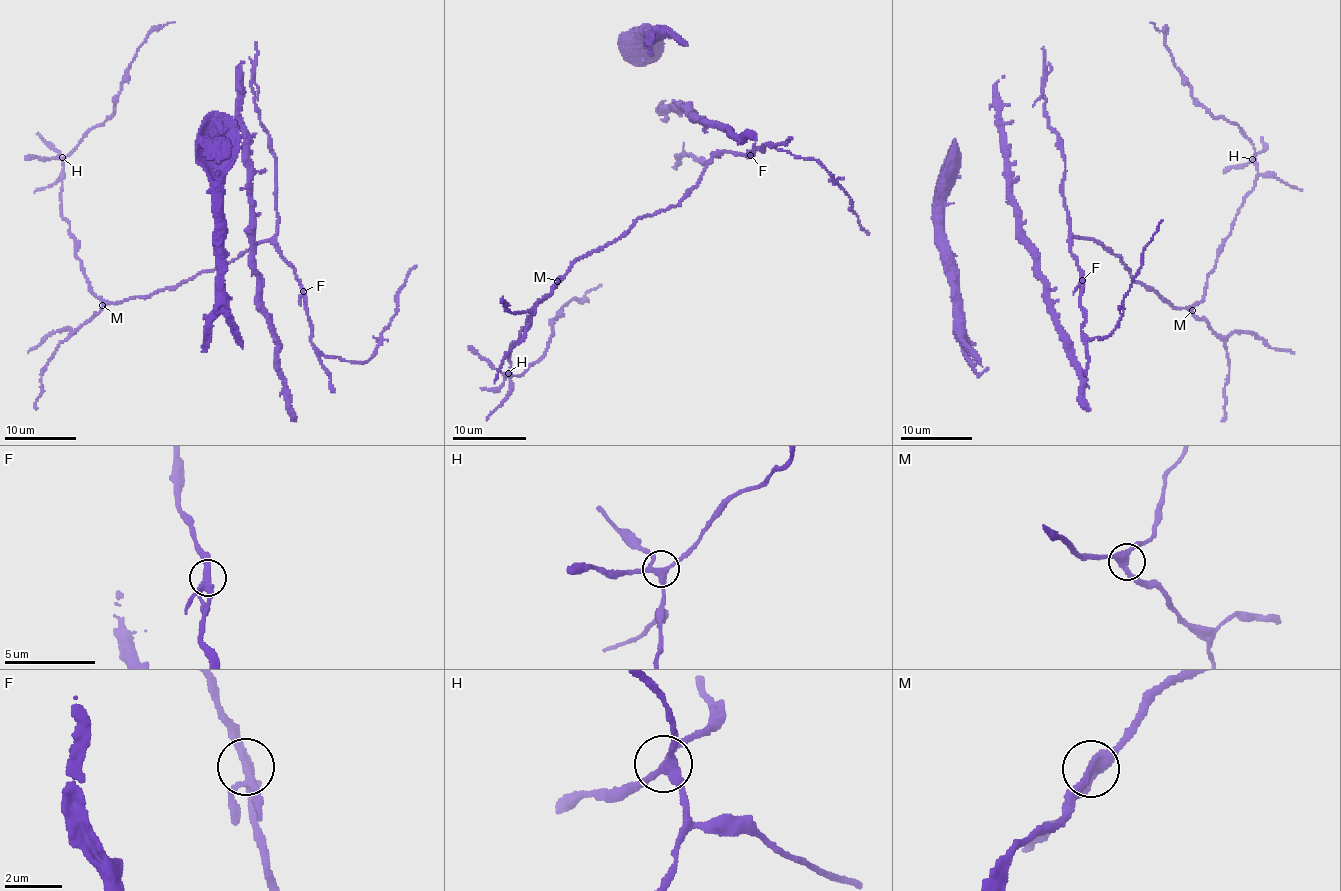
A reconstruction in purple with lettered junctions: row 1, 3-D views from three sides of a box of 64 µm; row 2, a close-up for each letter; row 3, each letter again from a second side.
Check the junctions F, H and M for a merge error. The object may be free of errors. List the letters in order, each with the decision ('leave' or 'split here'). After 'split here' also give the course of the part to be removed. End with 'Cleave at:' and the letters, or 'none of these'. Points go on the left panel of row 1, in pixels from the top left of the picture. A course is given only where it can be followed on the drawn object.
F: leave
H: leave
M: leave
Cleave at: none of these

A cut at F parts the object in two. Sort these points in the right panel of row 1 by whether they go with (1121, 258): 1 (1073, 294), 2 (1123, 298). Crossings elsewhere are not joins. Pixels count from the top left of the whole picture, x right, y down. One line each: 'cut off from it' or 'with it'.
1: with it
2: cut off from it

